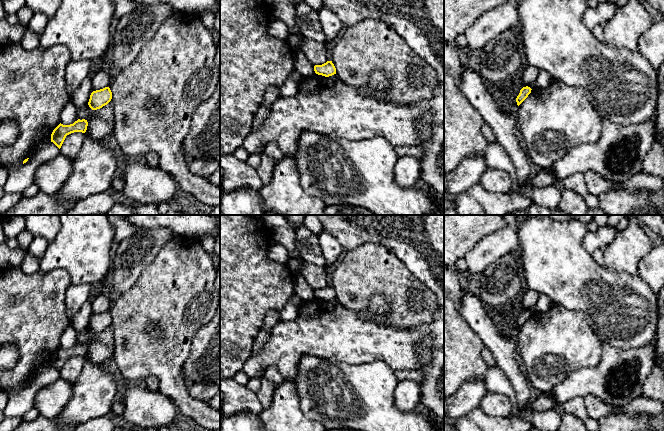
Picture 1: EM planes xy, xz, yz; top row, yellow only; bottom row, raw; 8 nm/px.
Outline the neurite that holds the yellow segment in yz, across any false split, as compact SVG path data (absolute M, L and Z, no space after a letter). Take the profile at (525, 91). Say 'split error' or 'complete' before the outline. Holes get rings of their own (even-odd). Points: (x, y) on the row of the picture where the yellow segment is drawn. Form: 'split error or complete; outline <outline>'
complete; outline M528 86L523 87L520 90L520 93L516 98L516 102L517 102L518 106L528 97L528 95L531 93L531 90L532 89L530 87L528 87Z

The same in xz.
complete; outline M327 61L326 63L322 65L315 65L314 66L314 71L318 75L322 75L325 77L332 76L336 74L336 68L332 61Z

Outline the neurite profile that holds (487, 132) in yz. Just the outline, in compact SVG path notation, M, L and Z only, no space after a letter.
M486 122L483 123L481 132L485 139L487 140L487 142L496 142L496 138L492 132L492 129Z

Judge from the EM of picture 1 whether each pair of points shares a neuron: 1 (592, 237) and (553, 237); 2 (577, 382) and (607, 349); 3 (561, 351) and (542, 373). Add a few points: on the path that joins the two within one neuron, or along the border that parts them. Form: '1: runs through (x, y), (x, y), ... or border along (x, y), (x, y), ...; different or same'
1: border along (586, 232), (582, 239), (582, 246), (591, 255); different
2: runs through (587, 381), (607, 359); same
3: runs through (556, 356), (544, 368); same

